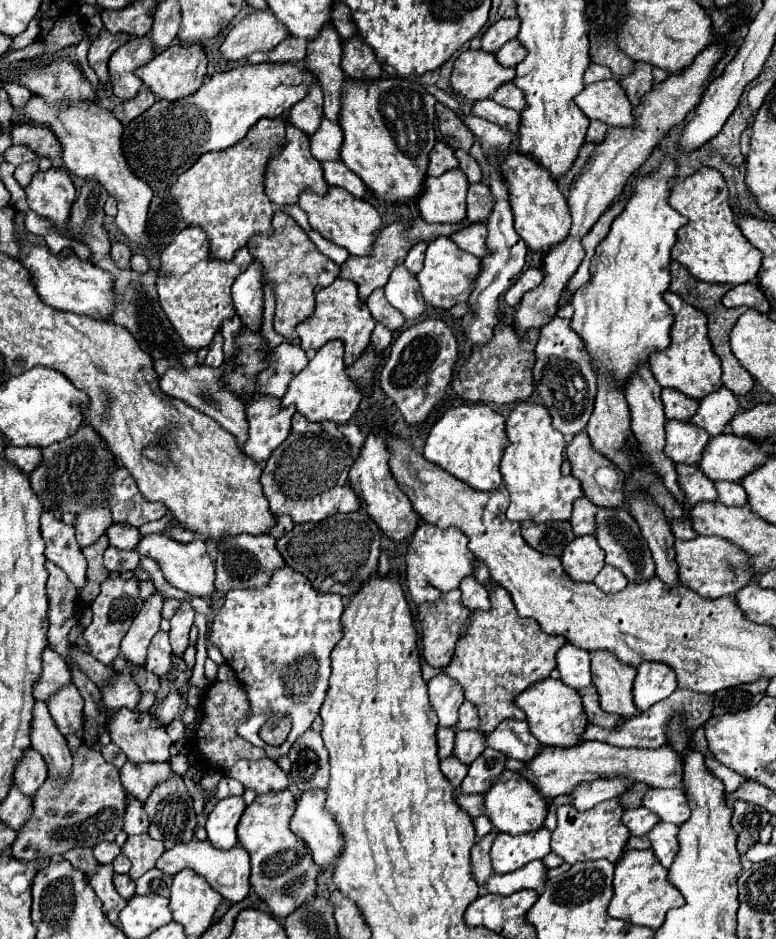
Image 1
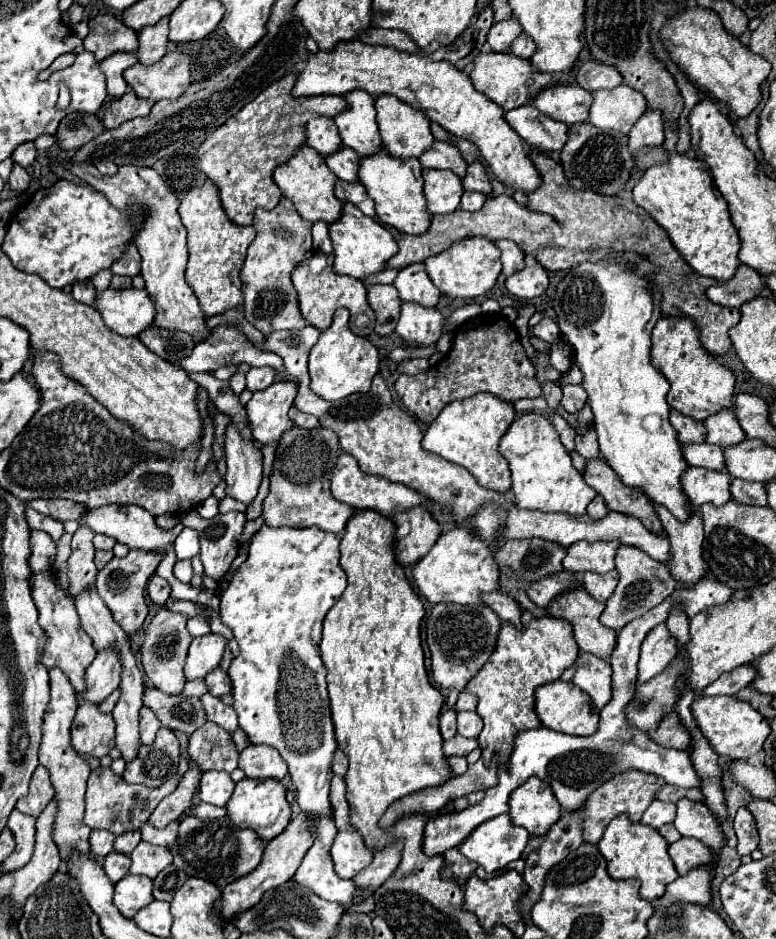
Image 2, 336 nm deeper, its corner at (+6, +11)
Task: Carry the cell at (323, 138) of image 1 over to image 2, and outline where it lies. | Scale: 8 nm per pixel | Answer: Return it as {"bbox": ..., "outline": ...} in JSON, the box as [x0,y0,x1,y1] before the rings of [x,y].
{"bbox":[326,146,360,182],"outline":[[[342,146],[336,154],[326,156],[328,168],[344,182],[356,182],[358,180],[358,168],[360,168],[360,156],[354,154],[354,150]]]}

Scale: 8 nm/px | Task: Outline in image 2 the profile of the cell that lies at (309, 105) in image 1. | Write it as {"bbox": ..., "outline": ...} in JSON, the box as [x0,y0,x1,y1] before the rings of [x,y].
{"bbox":[306,118,342,156],"outline":[[[314,118],[308,122],[306,126],[306,144],[310,148],[314,148],[320,156],[326,156],[326,154],[334,154],[342,142],[340,142],[340,136],[338,136],[338,130],[334,126],[334,122],[330,118]]]}

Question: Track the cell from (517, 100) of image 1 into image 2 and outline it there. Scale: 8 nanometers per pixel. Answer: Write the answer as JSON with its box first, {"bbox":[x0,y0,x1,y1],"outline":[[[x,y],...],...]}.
{"bbox":[532,84,592,126],"outline":[[[560,84],[538,92],[532,100],[540,112],[568,126],[586,122],[592,106],[592,94],[576,84]]]}

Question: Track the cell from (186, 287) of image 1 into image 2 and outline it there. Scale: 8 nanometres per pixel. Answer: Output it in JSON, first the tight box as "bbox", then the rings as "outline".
{"bbox":[178,180,256,318],"outline":[[[206,180],[202,186],[190,190],[180,202],[178,212],[188,230],[190,260],[186,268],[186,280],[200,300],[204,316],[210,318],[214,314],[236,308],[244,302],[240,270],[246,260],[246,248],[256,236],[254,226],[238,226],[226,216],[218,196],[218,188],[212,180]]]}

